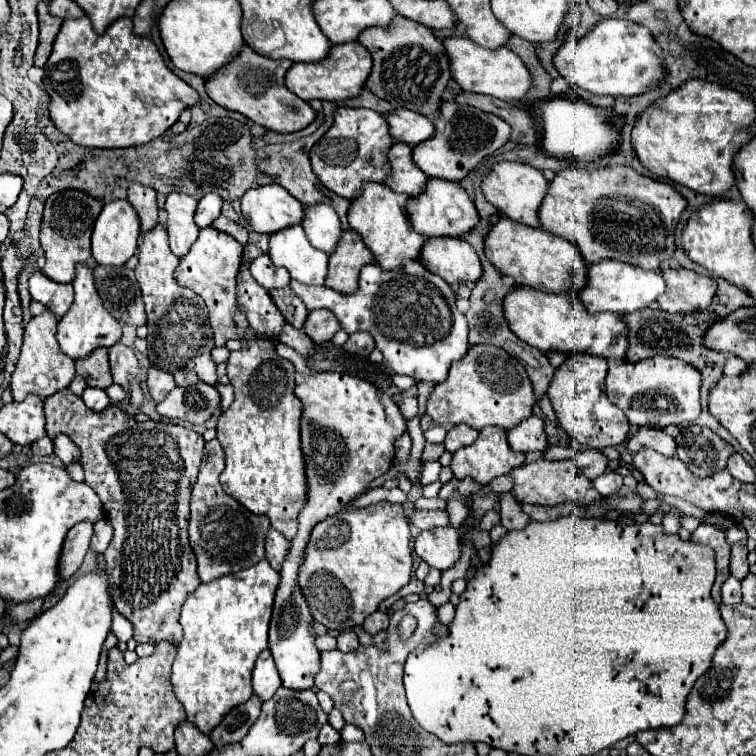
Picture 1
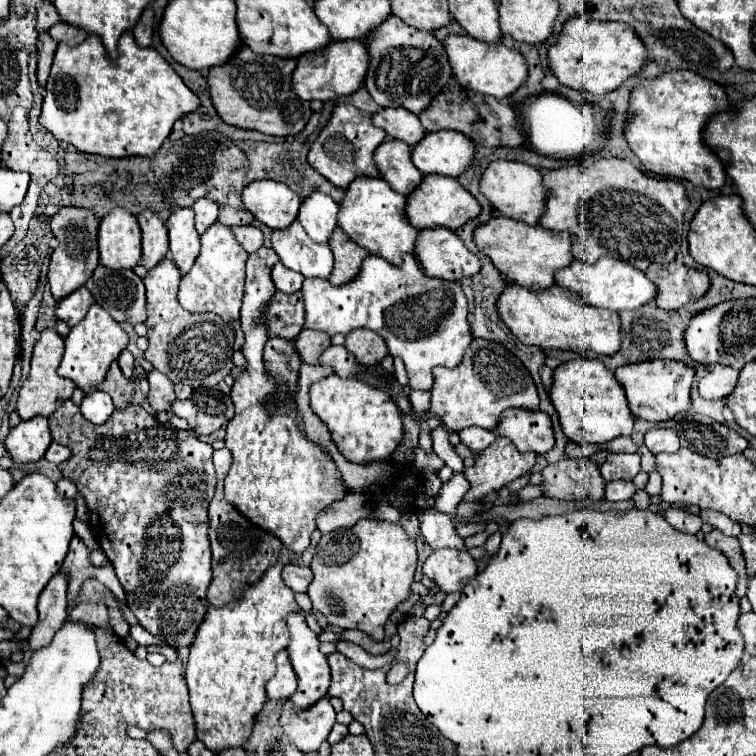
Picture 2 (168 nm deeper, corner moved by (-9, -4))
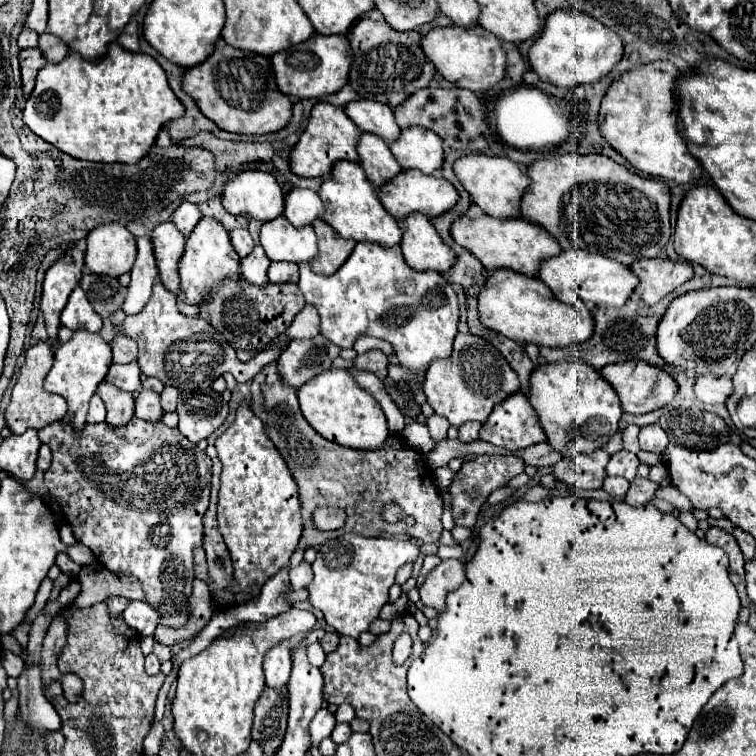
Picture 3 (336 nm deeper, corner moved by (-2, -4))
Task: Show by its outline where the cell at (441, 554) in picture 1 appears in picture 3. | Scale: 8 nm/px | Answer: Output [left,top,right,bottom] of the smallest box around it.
[419,559,465,611]

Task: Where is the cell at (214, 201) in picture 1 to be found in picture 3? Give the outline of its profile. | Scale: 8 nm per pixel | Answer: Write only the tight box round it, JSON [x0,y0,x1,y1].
[171,201,203,237]

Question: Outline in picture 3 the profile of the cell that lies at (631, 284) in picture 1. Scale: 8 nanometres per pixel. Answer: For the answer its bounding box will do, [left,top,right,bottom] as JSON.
[539,249,639,309]

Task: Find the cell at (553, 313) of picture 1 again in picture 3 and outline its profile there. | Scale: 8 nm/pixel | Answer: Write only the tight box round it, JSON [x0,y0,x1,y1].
[479,269,593,347]

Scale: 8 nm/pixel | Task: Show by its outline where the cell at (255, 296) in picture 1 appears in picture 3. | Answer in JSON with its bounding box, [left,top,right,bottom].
[251,361,443,547]

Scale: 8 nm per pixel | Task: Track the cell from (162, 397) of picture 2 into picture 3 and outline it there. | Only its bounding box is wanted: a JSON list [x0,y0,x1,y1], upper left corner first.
[135,389,163,421]

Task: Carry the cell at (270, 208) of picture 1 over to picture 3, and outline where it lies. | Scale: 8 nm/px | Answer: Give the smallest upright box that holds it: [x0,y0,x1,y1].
[221,169,285,221]

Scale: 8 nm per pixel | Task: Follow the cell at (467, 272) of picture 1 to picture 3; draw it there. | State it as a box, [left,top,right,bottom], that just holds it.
[399,213,455,273]

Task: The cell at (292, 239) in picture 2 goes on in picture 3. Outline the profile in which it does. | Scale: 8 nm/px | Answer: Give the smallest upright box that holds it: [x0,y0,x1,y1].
[261,217,317,263]

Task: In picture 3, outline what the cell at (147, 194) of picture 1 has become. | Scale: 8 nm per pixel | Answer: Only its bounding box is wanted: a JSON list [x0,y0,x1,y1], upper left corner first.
[123,235,159,315]

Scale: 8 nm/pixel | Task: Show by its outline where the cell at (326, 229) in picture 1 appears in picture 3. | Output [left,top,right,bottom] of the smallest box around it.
[285,189,325,227]

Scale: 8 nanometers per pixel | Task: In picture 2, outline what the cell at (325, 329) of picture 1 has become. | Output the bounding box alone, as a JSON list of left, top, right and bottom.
[294,329,330,365]

